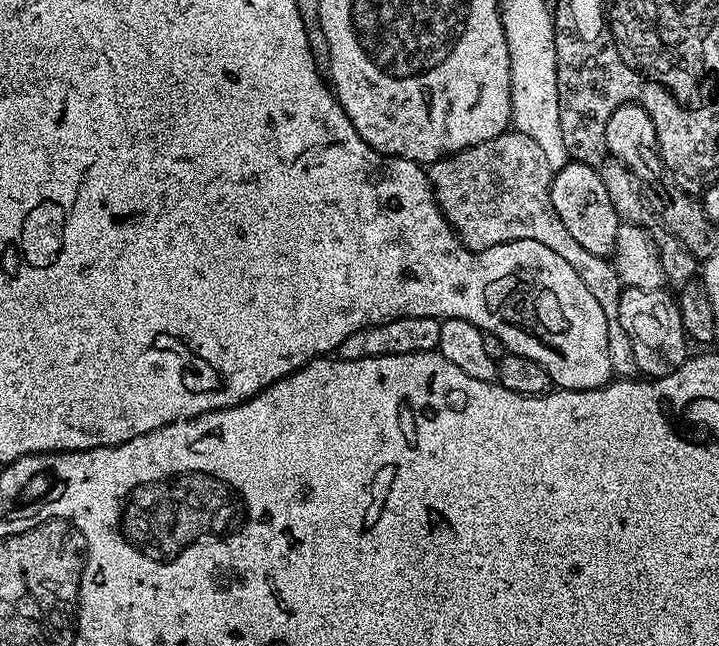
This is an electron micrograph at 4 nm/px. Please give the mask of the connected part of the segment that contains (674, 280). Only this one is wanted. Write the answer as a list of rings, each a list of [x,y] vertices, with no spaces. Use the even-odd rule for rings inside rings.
[[[608,158],[599,165],[598,171],[602,178],[602,186],[606,186],[606,194],[610,194],[610,202],[614,202],[614,210],[619,214],[621,221],[645,228],[651,236],[654,246],[658,250],[658,262],[662,262],[662,274],[667,287],[678,290],[682,286],[686,286],[686,282],[697,279],[697,256],[690,254],[690,250],[686,250],[686,246],[682,246],[682,242],[662,223],[655,210],[644,201],[644,196],[640,193],[640,185],[632,177],[631,170],[621,160]]]

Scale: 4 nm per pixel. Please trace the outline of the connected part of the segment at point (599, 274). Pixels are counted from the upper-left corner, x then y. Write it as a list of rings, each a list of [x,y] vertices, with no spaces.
[[[515,130],[503,132],[478,146],[441,156],[427,165],[426,175],[436,205],[465,248],[481,252],[490,246],[533,240],[542,242],[542,246],[554,250],[558,258],[570,262],[590,294],[594,294],[598,306],[602,306],[602,314],[606,314],[606,346],[613,373],[620,378],[637,375],[634,350],[618,314],[622,285],[615,263],[607,256],[590,254],[590,250],[586,250],[570,235],[570,230],[566,230],[562,218],[558,218],[558,210],[554,210],[554,202],[550,200],[554,169],[550,162],[546,162],[546,153],[534,138]]]

